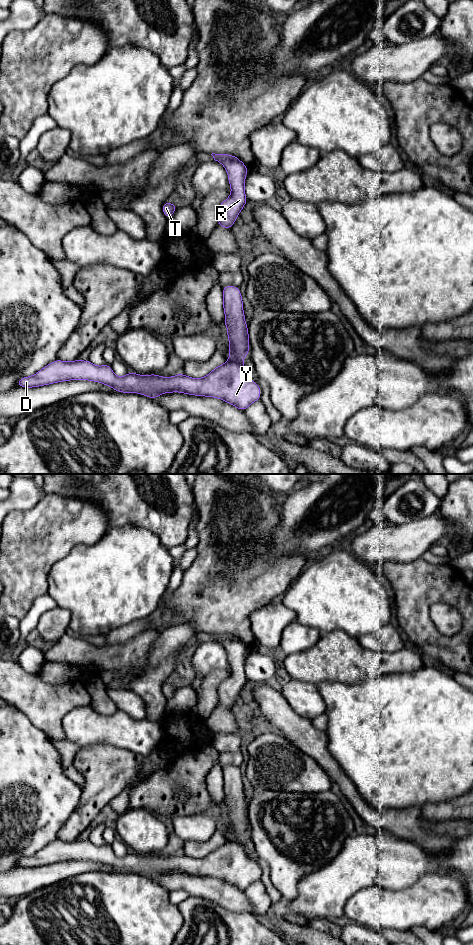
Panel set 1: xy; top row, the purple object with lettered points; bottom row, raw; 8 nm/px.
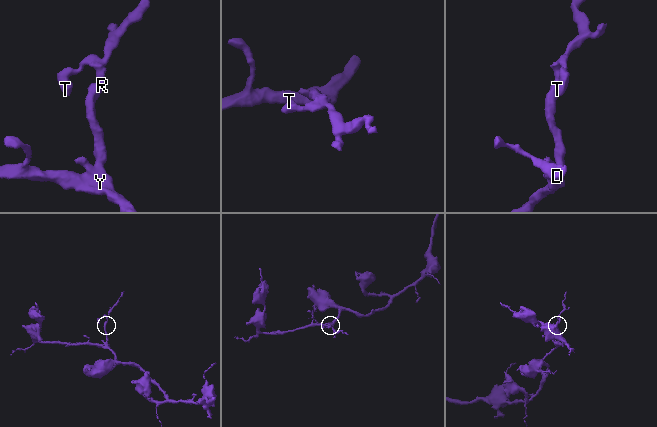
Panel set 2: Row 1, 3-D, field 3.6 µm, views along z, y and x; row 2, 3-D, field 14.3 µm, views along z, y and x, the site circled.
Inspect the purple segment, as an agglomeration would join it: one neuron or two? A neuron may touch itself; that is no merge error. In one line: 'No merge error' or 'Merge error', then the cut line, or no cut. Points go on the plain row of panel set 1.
Merge error. Split along xy (238, 639), (223, 639), (219, 642)

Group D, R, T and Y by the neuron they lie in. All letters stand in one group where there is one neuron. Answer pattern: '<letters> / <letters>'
D R Y / T

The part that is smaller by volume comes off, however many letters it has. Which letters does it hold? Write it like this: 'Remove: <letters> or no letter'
Remove: T

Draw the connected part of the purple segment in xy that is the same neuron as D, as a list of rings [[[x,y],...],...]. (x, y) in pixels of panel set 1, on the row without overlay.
[[[227,765],[222,767],[223,771],[223,791],[225,793],[224,803],[227,807],[227,817],[229,820],[229,839],[222,845],[215,847],[207,856],[203,858],[188,857],[183,853],[178,853],[171,857],[162,857],[158,854],[140,855],[130,851],[123,857],[118,857],[113,852],[110,844],[102,846],[94,845],[90,840],[79,840],[66,842],[57,839],[32,856],[22,857],[17,861],[18,867],[34,868],[53,863],[71,860],[87,860],[100,862],[110,866],[120,873],[137,873],[155,879],[163,873],[179,872],[193,876],[203,876],[218,878],[235,886],[241,891],[245,891],[253,882],[260,880],[261,869],[259,865],[246,854],[243,839],[247,837],[250,829],[248,804],[245,802],[243,791],[243,779],[239,767]]]

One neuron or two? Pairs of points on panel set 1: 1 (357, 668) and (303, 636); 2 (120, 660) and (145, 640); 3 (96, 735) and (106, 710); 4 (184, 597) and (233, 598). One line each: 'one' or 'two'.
1: two
2: one
3: two
4: one

